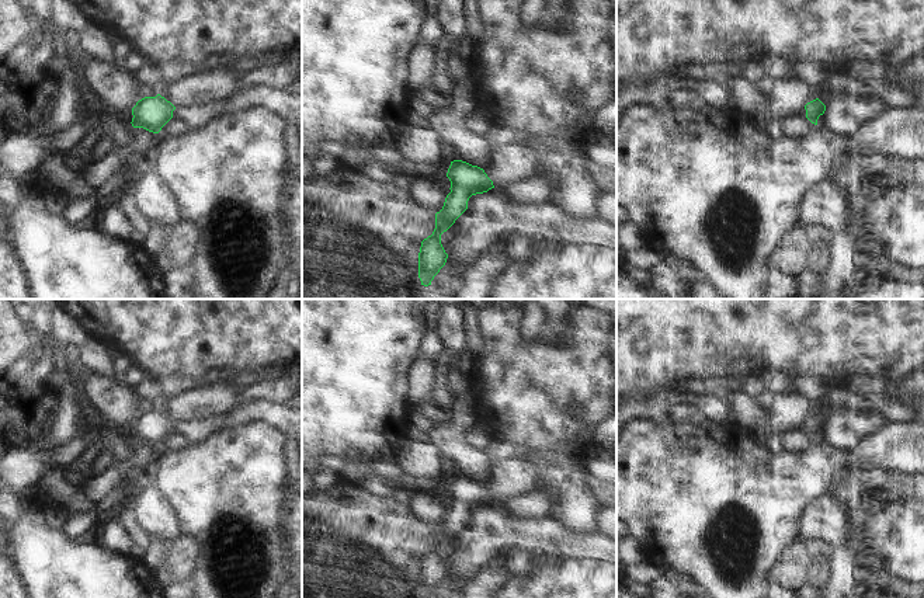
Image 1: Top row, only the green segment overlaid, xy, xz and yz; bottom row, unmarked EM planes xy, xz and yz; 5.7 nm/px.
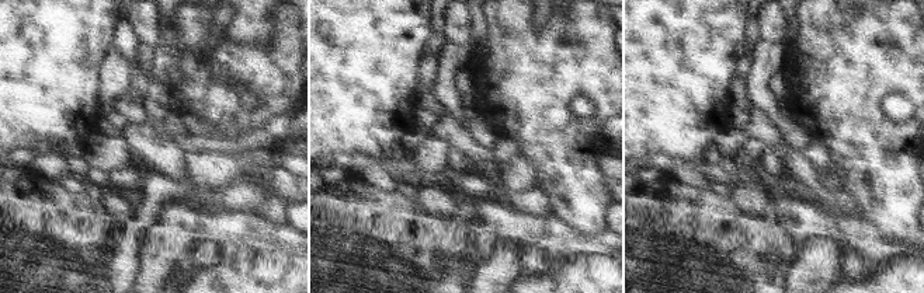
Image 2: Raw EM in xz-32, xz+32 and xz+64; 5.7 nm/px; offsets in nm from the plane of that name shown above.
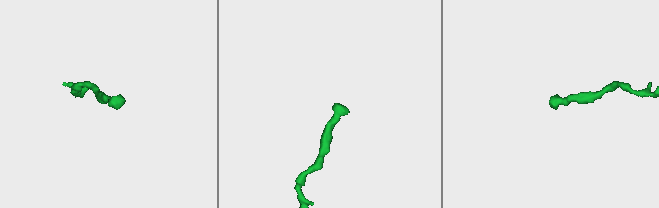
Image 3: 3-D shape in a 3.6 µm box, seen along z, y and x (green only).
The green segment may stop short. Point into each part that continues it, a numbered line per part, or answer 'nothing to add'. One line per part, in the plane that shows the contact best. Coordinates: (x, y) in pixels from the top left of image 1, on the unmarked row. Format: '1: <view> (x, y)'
1: xz (509, 477).

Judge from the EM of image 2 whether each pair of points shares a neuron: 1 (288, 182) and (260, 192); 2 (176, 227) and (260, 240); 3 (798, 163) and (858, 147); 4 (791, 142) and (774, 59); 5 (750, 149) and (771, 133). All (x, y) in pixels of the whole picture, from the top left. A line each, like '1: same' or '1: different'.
1: same
2: same
3: different
4: same
5: different

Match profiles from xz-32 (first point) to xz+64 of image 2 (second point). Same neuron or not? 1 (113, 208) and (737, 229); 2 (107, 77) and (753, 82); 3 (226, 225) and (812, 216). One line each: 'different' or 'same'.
1: different
2: different
3: same

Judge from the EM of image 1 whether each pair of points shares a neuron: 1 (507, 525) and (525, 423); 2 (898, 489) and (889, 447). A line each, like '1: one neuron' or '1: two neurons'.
1: two neurons
2: two neurons

